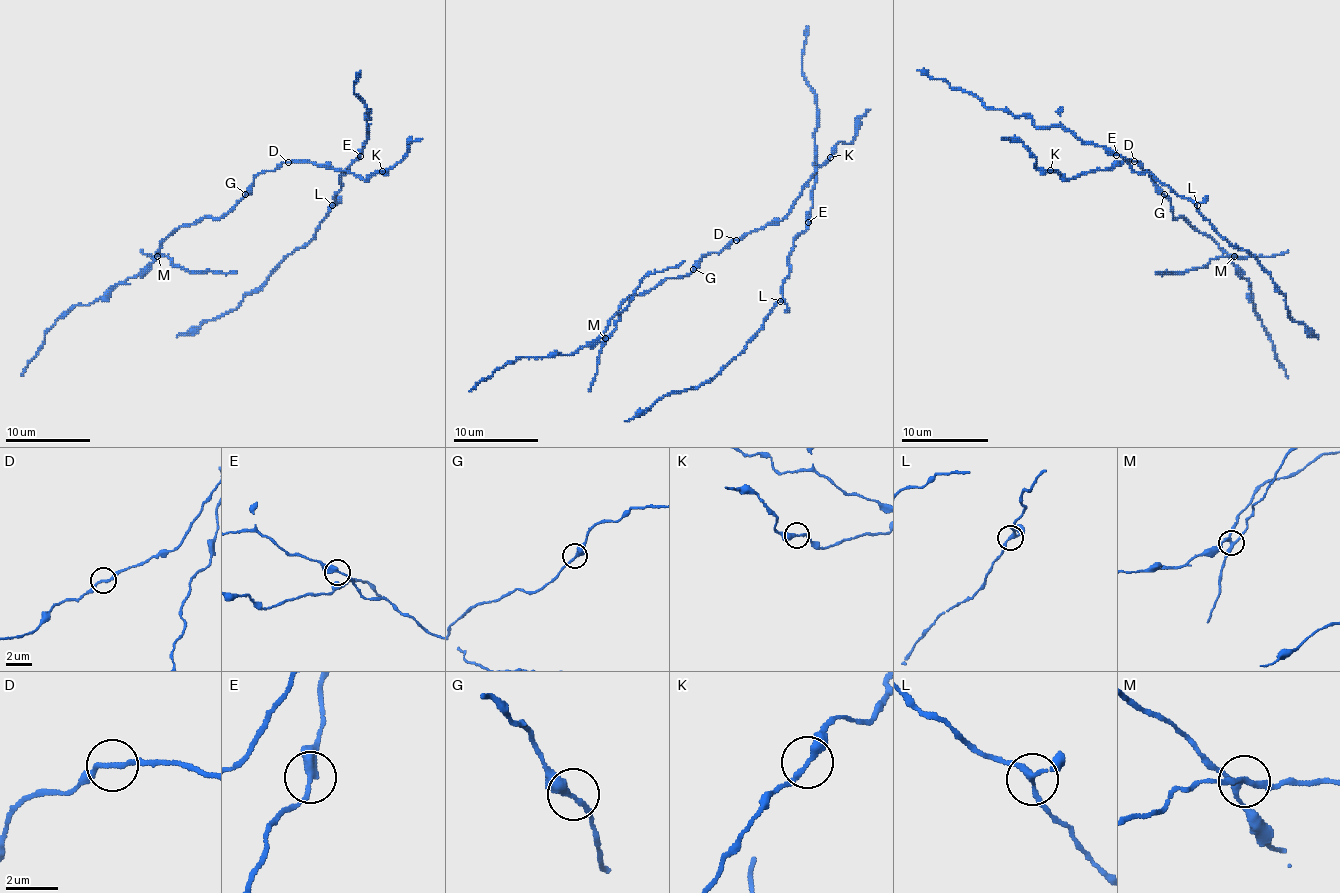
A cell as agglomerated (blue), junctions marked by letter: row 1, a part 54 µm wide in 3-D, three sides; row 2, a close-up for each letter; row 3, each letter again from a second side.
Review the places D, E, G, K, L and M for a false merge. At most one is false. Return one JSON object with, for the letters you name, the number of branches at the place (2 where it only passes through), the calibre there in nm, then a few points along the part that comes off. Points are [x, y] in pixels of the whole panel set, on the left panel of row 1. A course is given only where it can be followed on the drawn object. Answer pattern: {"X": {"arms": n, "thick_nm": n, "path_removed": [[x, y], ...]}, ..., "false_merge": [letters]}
{"M": {"arms": 4, "thick_nm": 240, "path_removed": [[158, 256], [168, 256], [179, 267], [192, 271], [236, 271]]}, "false_merge": ["M"]}

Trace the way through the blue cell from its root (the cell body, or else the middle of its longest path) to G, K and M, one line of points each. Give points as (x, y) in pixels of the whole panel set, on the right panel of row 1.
G: (1134, 161), (1147, 170), (1164, 194)
K: (1134, 161), (1123, 161), (1108, 170), (1090, 170), (1071, 179), (1062, 179), (1049, 170)
M: (1134, 161), (1147, 170), (1153, 183), (1168, 198), (1173, 218), (1184, 218), (1233, 257)

